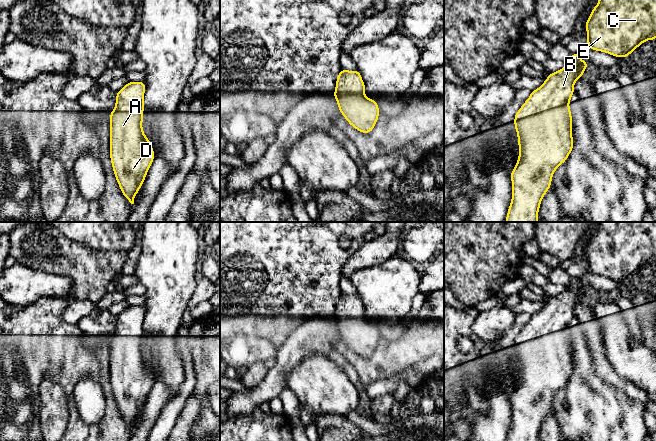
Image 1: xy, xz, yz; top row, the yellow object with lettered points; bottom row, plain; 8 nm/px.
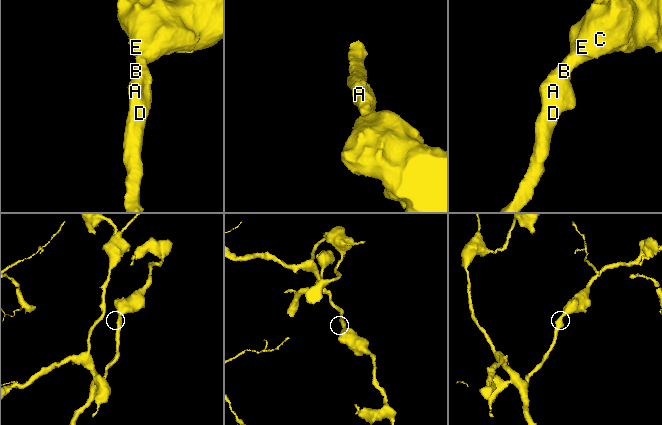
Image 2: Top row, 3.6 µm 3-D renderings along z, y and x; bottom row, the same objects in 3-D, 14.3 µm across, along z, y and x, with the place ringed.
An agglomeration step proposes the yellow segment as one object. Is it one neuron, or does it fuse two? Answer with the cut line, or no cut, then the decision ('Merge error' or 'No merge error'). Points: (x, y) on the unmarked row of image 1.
No split. No merge error

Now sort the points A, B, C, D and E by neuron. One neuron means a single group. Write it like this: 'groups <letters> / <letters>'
groups A B C D E

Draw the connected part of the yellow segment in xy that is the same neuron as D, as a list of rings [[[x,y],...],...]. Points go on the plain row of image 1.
[[[129,305],[116,317],[116,327],[114,334],[110,336],[110,384],[115,402],[118,406],[124,421],[134,428],[134,421],[139,416],[151,388],[155,382],[153,370],[143,356],[143,338],[145,335],[144,318],[146,309],[143,305]]]

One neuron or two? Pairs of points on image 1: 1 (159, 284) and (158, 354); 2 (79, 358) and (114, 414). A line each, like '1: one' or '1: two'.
1: one
2: one

